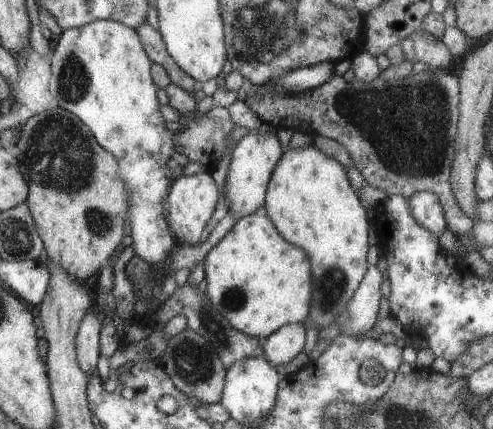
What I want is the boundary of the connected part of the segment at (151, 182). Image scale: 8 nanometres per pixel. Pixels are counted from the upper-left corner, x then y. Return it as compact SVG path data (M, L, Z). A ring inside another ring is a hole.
M110 19L94 20L80 28L68 28L58 36L51 66L49 90L59 106L80 118L92 130L98 144L118 162L118 176L122 178L128 194L126 202L134 254L151 264L168 260L170 252L176 247L176 240L170 234L164 216L164 196L169 194L171 184L183 175L182 168L189 160L186 152L182 152L182 146L176 142L174 132L164 124L161 104L156 97L157 86L151 75L152 61L142 46L137 29Z

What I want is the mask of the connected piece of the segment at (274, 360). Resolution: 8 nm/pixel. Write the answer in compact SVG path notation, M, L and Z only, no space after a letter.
M290 323L276 329L264 340L264 354L270 364L288 364L297 354L300 354L306 344L305 323Z

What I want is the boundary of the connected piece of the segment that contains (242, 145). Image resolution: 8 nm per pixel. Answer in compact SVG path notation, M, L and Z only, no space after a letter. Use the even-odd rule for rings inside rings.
M249 132L239 140L232 150L232 158L225 178L224 195L228 214L240 220L266 204L265 196L269 180L285 150L275 132L258 132L258 134Z

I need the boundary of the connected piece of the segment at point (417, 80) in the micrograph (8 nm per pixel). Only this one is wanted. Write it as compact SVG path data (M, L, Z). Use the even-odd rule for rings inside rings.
M450 70L421 71L410 73L400 80L385 82L379 76L372 82L360 82L355 78L352 82L346 82L344 77L334 76L324 84L300 92L300 94L276 94L272 90L272 84L256 86L248 84L244 89L244 103L249 106L262 122L276 128L290 128L294 131L313 133L324 138L338 142L346 148L347 154L354 160L354 167L364 176L366 182L374 188L386 192L388 198L392 195L402 195L404 198L414 196L416 192L431 192L439 197L446 230L450 230L459 238L473 228L475 221L470 220L462 208L458 206L451 188L450 176L455 155L454 134L458 124L458 112L460 102L459 78Z

